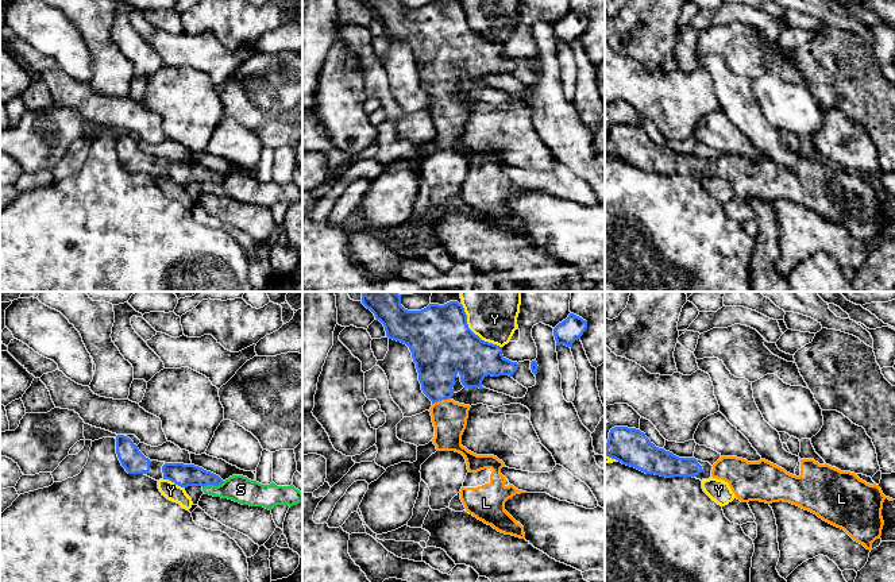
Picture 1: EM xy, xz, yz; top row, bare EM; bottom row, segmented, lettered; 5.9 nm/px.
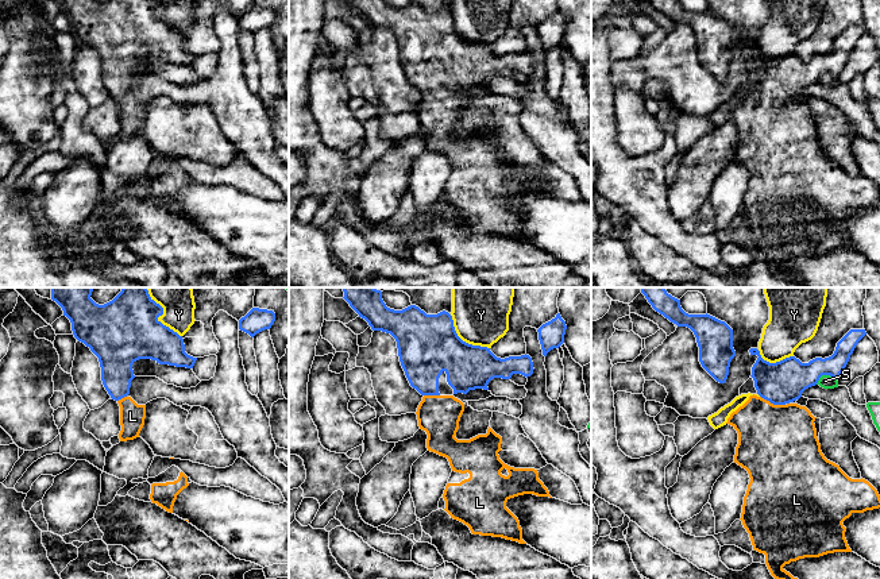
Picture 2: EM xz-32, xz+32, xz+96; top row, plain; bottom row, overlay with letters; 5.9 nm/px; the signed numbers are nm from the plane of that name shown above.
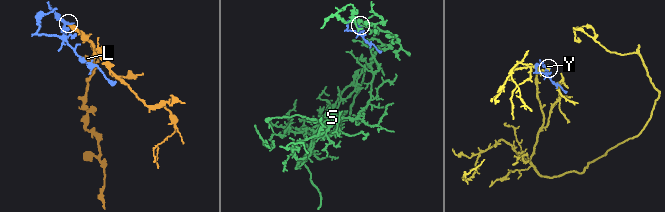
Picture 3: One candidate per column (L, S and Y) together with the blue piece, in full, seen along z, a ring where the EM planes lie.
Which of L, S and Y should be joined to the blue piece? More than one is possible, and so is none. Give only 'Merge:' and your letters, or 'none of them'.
Merge: L

